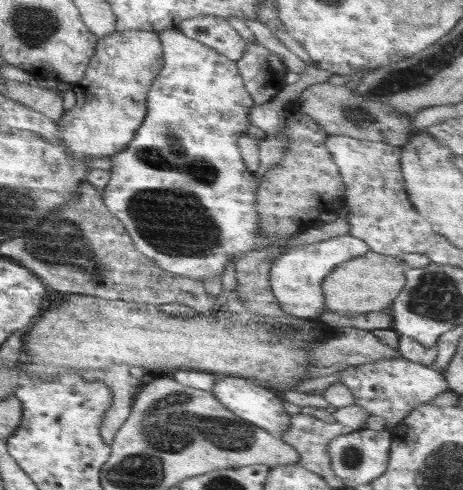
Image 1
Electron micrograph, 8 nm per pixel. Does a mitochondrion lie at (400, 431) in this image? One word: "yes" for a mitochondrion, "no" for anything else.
no

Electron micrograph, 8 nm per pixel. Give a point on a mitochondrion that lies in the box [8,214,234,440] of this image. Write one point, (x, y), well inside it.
(38, 249)

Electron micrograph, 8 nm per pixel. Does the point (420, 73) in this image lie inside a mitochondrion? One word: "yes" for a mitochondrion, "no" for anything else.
yes

